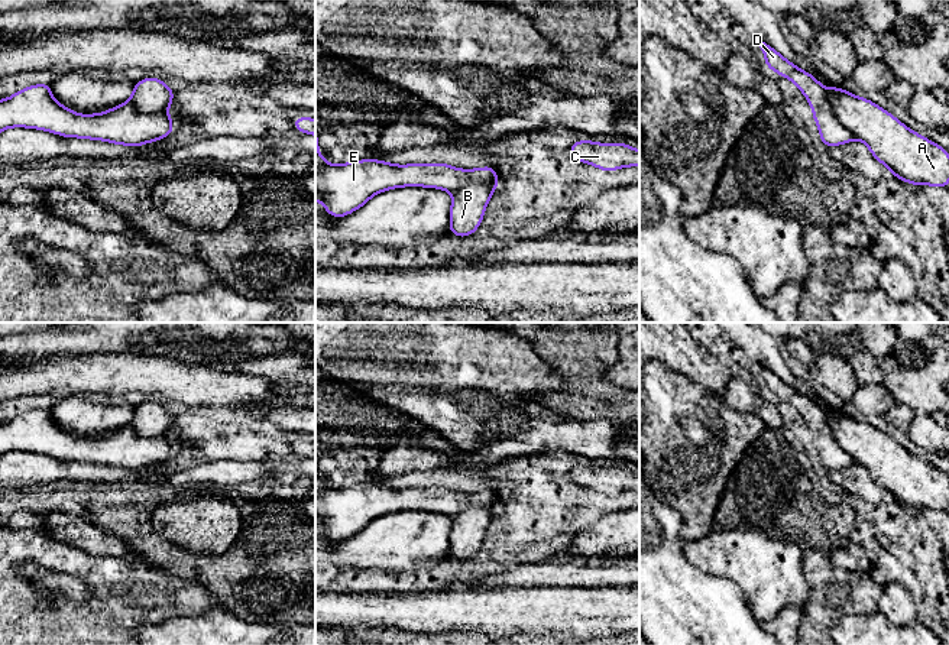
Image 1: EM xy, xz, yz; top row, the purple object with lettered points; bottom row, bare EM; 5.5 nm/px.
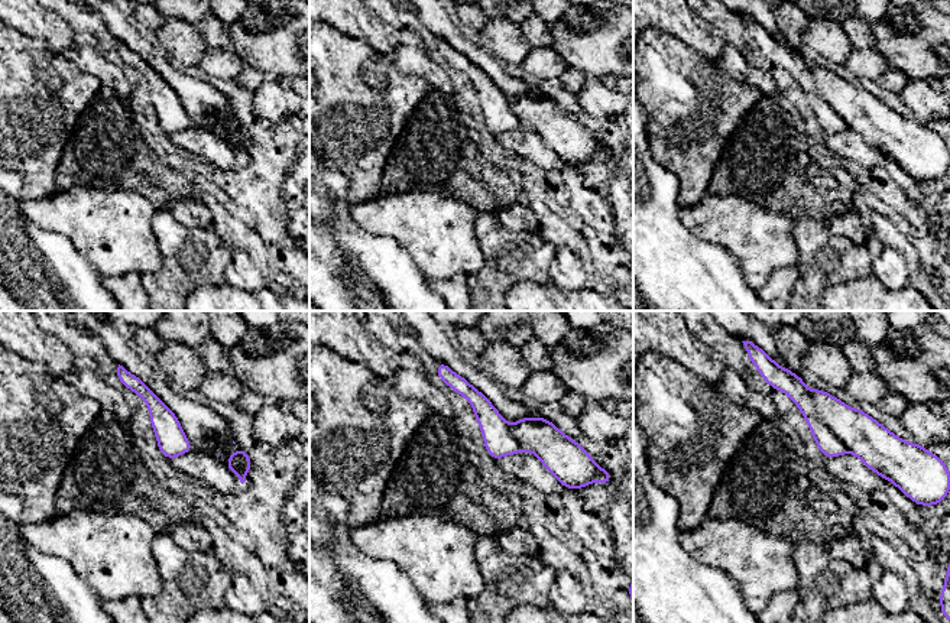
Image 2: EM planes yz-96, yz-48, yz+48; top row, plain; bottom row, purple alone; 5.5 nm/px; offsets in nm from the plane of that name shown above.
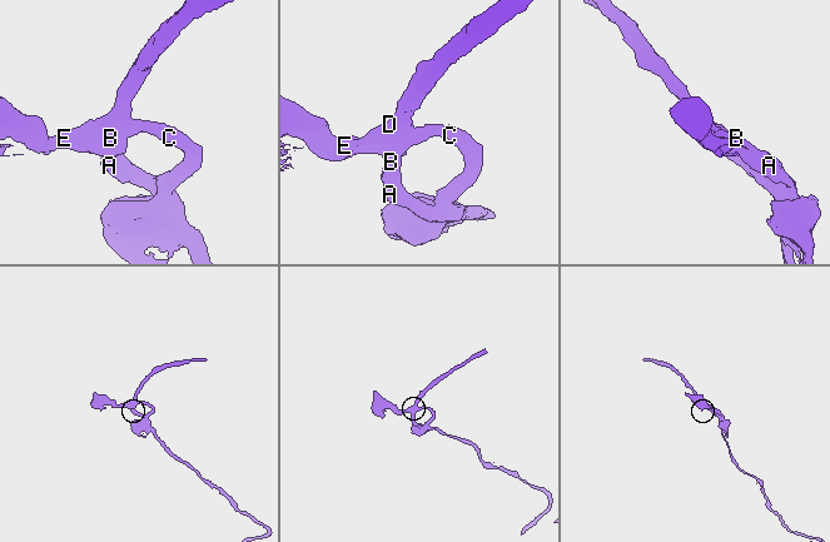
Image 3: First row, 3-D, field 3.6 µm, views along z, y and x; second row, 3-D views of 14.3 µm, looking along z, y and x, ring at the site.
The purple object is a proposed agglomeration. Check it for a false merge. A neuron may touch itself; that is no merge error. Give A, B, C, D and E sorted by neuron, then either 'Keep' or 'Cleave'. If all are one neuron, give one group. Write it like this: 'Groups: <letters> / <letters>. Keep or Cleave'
Groups: A B C / D E. Cleave

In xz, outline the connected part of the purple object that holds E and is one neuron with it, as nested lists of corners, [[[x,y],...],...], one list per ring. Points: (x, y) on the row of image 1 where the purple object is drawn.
[[[315,132],[315,201],[324,204],[331,217],[344,217],[365,205],[375,194],[401,187],[427,187],[454,192],[469,182],[498,184],[493,166],[456,169],[447,163],[392,165],[366,159],[331,165],[318,152]]]

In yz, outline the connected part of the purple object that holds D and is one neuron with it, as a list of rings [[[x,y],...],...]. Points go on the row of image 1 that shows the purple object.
[[[759,42],[765,56],[765,67],[774,69],[783,78],[791,80],[807,98],[813,108],[813,119],[819,126],[820,140],[826,148],[845,145],[854,137],[851,132],[835,117],[825,87],[809,72],[797,68],[794,64],[780,55],[773,46]]]

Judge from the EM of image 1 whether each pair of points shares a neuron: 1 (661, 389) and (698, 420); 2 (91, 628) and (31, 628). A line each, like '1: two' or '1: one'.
1: one
2: one

